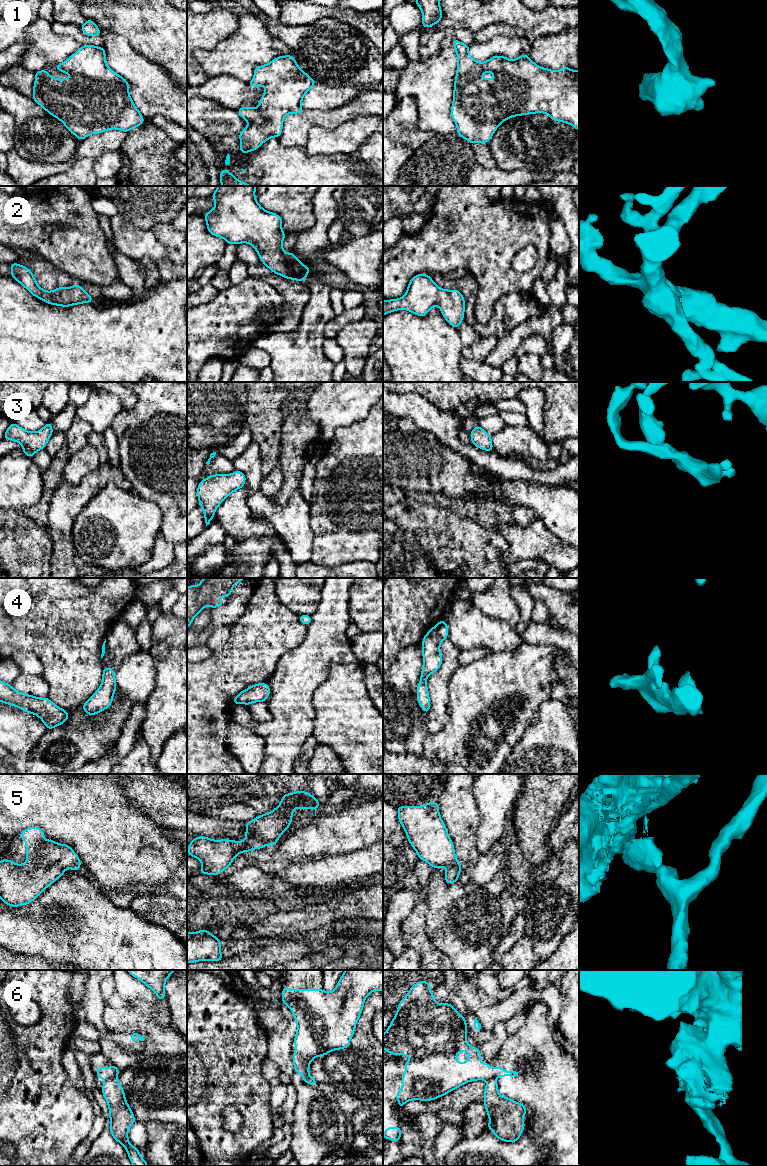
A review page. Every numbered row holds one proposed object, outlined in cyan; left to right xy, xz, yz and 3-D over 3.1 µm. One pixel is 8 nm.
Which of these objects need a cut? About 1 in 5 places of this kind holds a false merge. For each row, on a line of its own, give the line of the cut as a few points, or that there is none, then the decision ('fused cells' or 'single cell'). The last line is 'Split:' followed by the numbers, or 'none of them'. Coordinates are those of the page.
1: no cut | single cell
2: no cut | single cell
3: no cut | single cell
4: no cut | single cell
5: no cut | single cell
6: xy (116, 1076), (107, 1080) | fused cells
Split: 6

